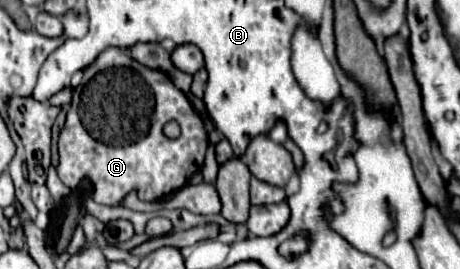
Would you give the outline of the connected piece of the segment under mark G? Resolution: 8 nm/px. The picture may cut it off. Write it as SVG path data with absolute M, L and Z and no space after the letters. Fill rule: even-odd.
M109 47L105 49L93 65L87 67L87 79L75 89L73 105L67 111L65 127L59 135L59 179L67 187L77 187L81 179L91 179L97 197L93 197L101 205L119 207L125 195L137 189L141 201L157 201L175 191L179 191L191 179L191 157L193 157L193 173L203 167L203 157L207 149L207 133L201 117L191 109L183 91L171 83L171 79L161 71L149 71L145 65L137 65L137 61L127 55L123 49ZM167 121L179 121L181 135L179 139L167 139L163 135L163 125Z

